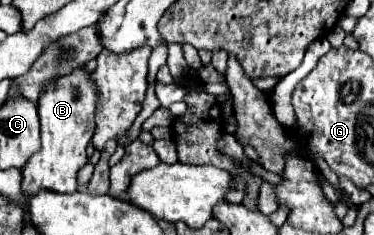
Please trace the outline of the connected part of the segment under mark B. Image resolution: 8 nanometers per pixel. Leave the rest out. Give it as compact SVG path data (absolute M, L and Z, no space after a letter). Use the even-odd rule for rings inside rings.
M85 65L45 83L37 105L41 117L41 149L23 167L23 189L27 195L35 195L39 189L59 193L73 193L77 189L77 171L87 163L85 149L95 133L97 101L97 89Z

